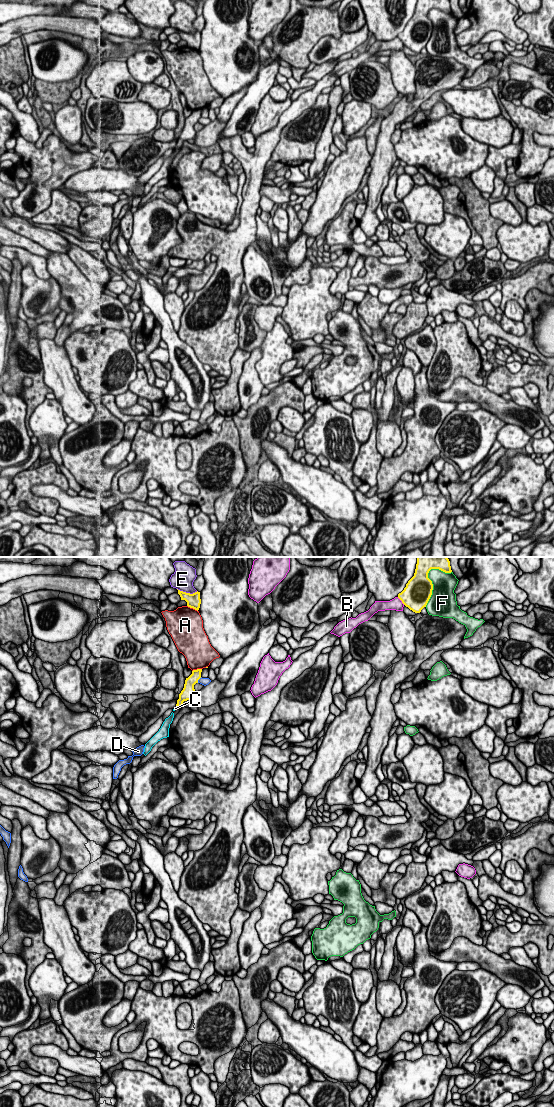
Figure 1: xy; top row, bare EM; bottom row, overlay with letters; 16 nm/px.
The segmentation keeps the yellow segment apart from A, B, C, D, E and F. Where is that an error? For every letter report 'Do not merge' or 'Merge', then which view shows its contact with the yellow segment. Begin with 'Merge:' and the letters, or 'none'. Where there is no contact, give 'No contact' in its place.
Merge: C
A: Do not merge. Touches yellow in xy
B: Do not merge. Touches yellow in xy
C: Merge. Touches yellow in xy
D: Do not merge. Touches yellow in xy
E: Do not merge. Touches yellow in xy
F: Do not merge. Touches yellow in xy

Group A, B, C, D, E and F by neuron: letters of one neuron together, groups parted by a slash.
A / B / C / D / E / F

